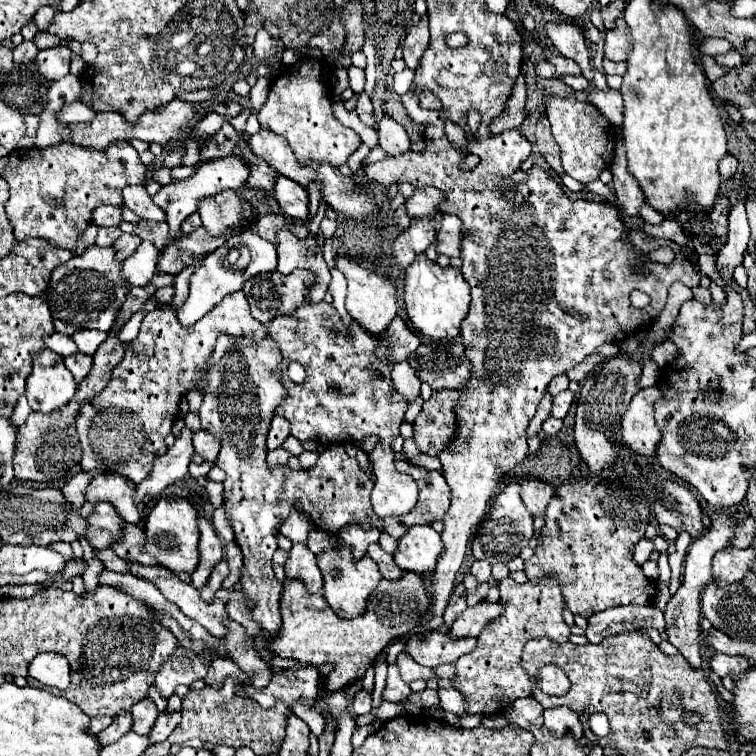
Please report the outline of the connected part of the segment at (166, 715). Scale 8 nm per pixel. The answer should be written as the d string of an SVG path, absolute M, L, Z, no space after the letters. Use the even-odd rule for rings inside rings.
M161 711L159 717L157 717L155 727L153 727L151 733L149 733L151 743L161 743L161 741L165 741L165 739L173 733L173 729L177 727L179 719L181 719L181 711L173 711L173 713Z

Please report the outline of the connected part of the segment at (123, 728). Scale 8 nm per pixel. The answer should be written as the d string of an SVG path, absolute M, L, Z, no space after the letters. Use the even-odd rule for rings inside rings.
M123 713L123 715L119 715L107 729L101 731L99 743L101 743L101 745L115 743L119 737L123 737L123 735L129 733L129 731L131 731L131 713Z

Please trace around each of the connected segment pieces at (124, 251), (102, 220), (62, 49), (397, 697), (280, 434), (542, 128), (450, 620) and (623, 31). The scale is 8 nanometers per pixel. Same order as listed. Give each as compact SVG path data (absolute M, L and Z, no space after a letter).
M123 233L123 235L113 243L113 247L115 247L115 251L117 251L117 257L119 257L119 259L127 259L129 255L133 255L133 253L135 253L135 249L139 247L139 243L141 243L141 239L139 239L137 235Z
M103 205L93 211L93 223L99 227L119 225L121 221L123 221L123 215L121 215L121 207L117 205Z
M67 45L43 49L37 55L39 71L47 81L57 81L65 77L69 73L69 61L71 61L71 49Z
M391 663L391 665L389 665L387 687L385 687L385 691L383 691L383 697L385 697L387 701L399 703L399 701L405 701L409 695L411 695L411 689L409 689L409 685L401 679L401 673L399 673L397 663Z
M275 415L273 421L271 421L269 435L267 435L267 449L273 451L275 447L279 447L287 439L287 435L289 435L289 423L287 423L287 419Z
M543 117L539 123L537 123L537 129L535 129L535 135L537 135L537 151L541 155L545 155L547 163L553 167L555 173L563 173L563 167L561 167L561 155L559 155L559 145L555 143L553 135L551 135L551 129L549 129L549 123L547 123L547 117Z
M459 583L459 585L455 587L451 599L449 599L449 605L447 605L445 613L443 613L445 625L451 627L451 625L455 623L455 619L457 619L465 609L467 609L467 603L465 603L465 585Z
M617 19L615 29L607 31L605 57L611 61L625 61L631 51L631 31L623 19Z

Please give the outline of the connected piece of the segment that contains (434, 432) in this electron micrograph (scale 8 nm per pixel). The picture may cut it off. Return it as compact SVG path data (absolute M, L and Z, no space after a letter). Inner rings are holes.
M433 391L431 399L423 403L421 413L417 415L415 443L427 455L439 455L451 439L455 439L455 431L459 431L455 405L459 399L459 391Z

